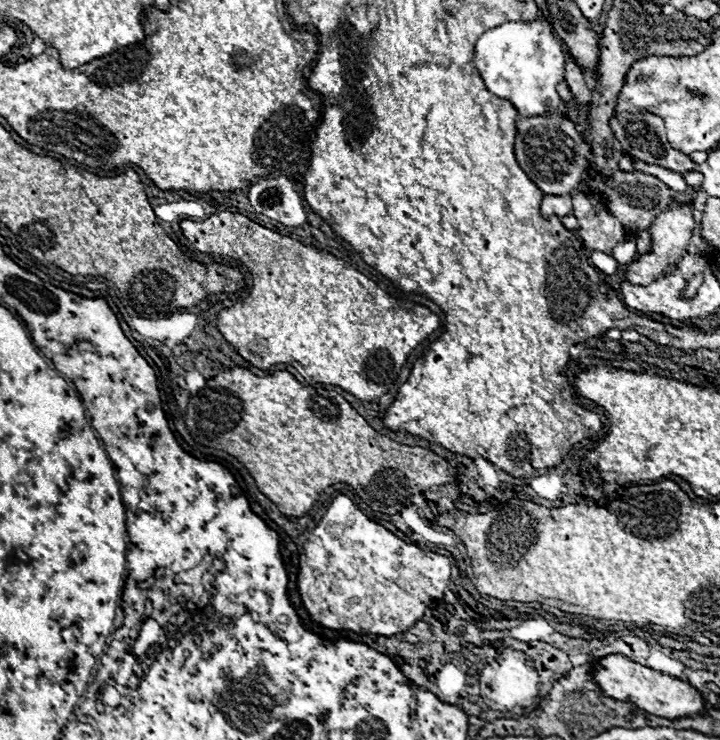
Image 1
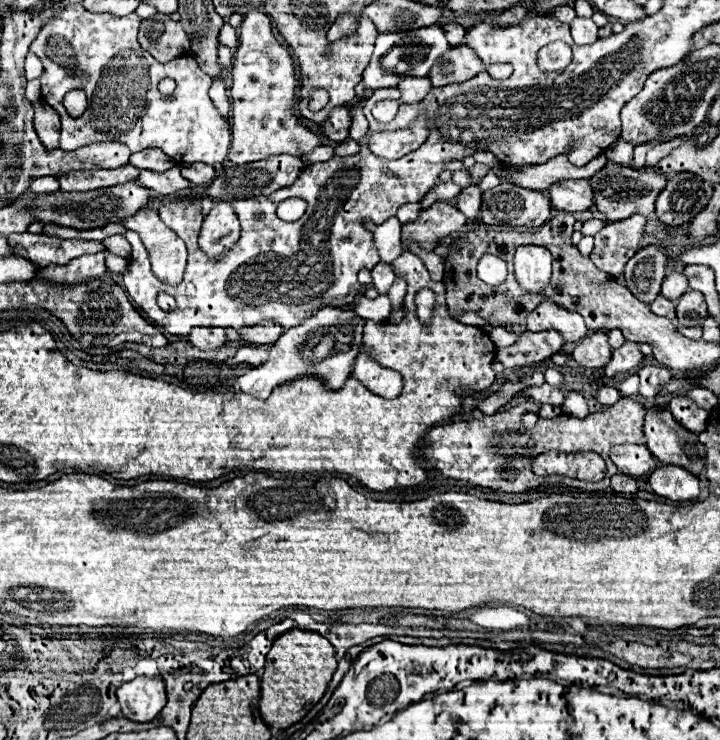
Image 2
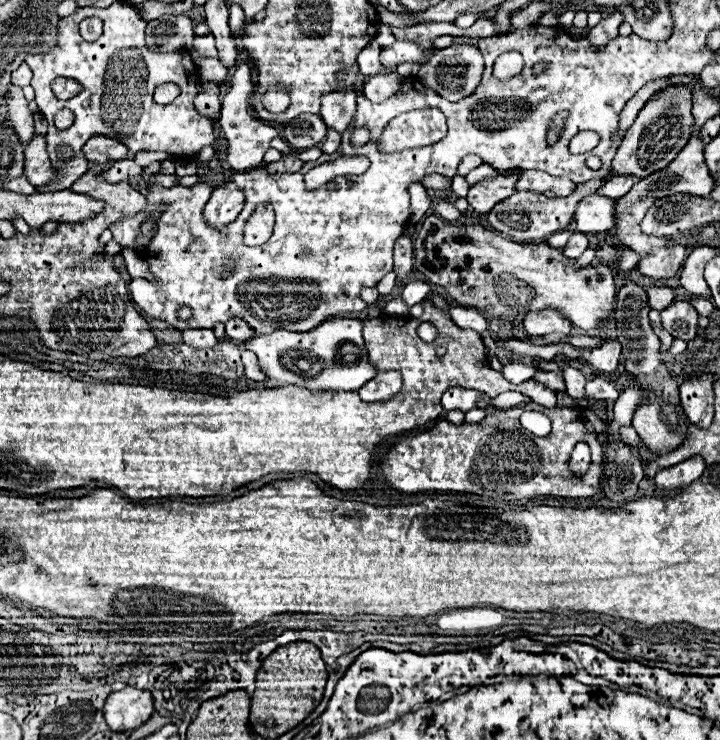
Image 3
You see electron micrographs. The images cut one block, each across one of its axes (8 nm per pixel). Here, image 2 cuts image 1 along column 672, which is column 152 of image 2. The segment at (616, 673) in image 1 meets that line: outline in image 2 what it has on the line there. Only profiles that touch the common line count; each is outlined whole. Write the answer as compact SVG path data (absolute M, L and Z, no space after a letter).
M136 676L116 692L124 718L132 722L150 722L166 706L166 690L160 676Z

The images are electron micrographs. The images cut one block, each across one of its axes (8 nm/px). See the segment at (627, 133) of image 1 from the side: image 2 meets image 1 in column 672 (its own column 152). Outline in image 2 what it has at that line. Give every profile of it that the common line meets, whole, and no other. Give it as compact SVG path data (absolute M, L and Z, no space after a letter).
M148 148L138 154L132 154L130 164L136 168L142 168L142 170L152 170L152 172L164 172L164 170L170 170L176 166L176 162L170 156L166 156L164 152L160 152L158 148Z

